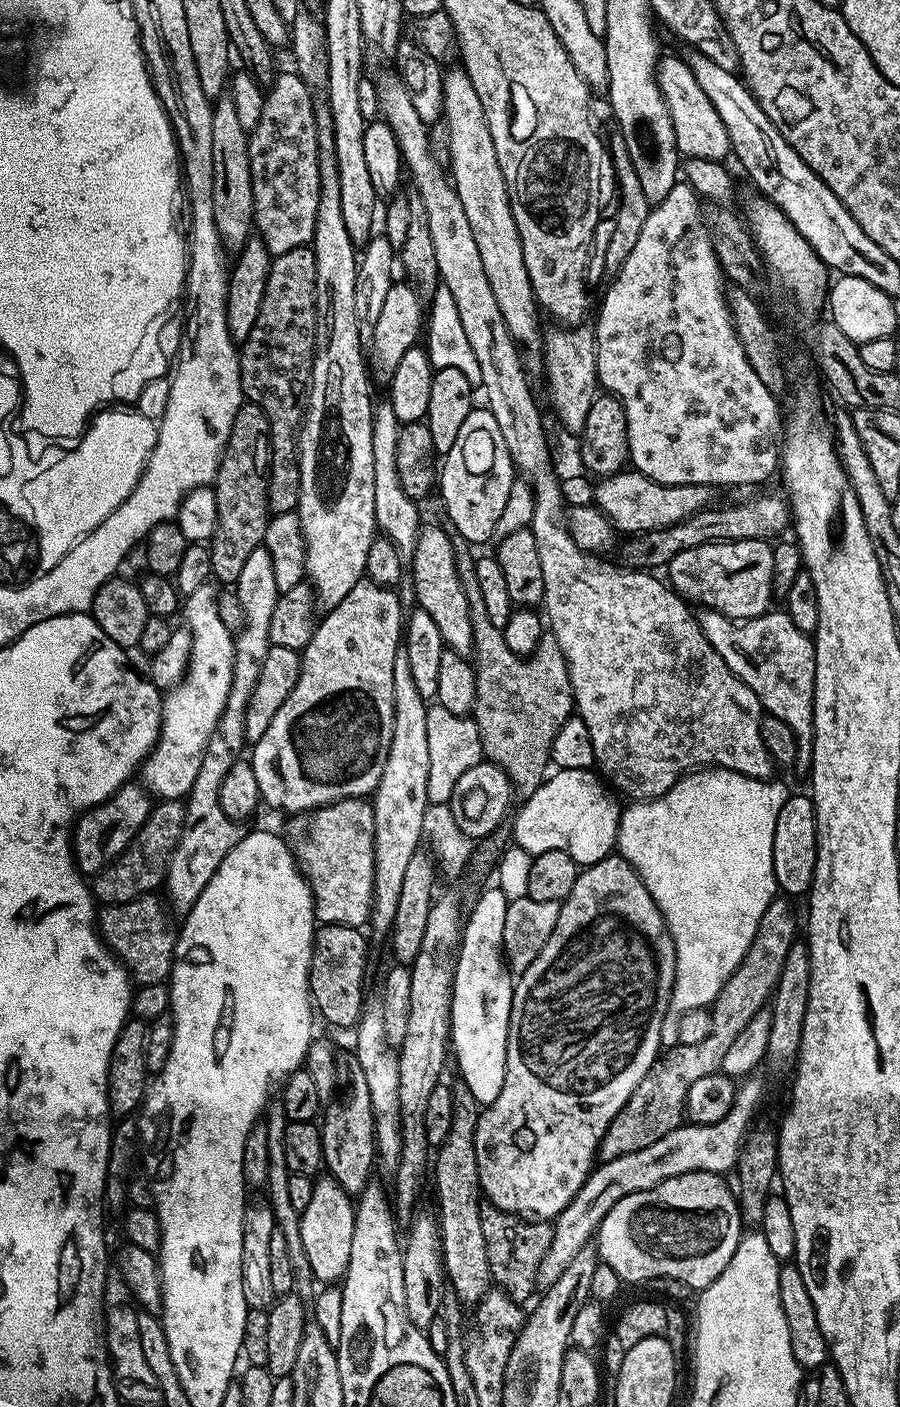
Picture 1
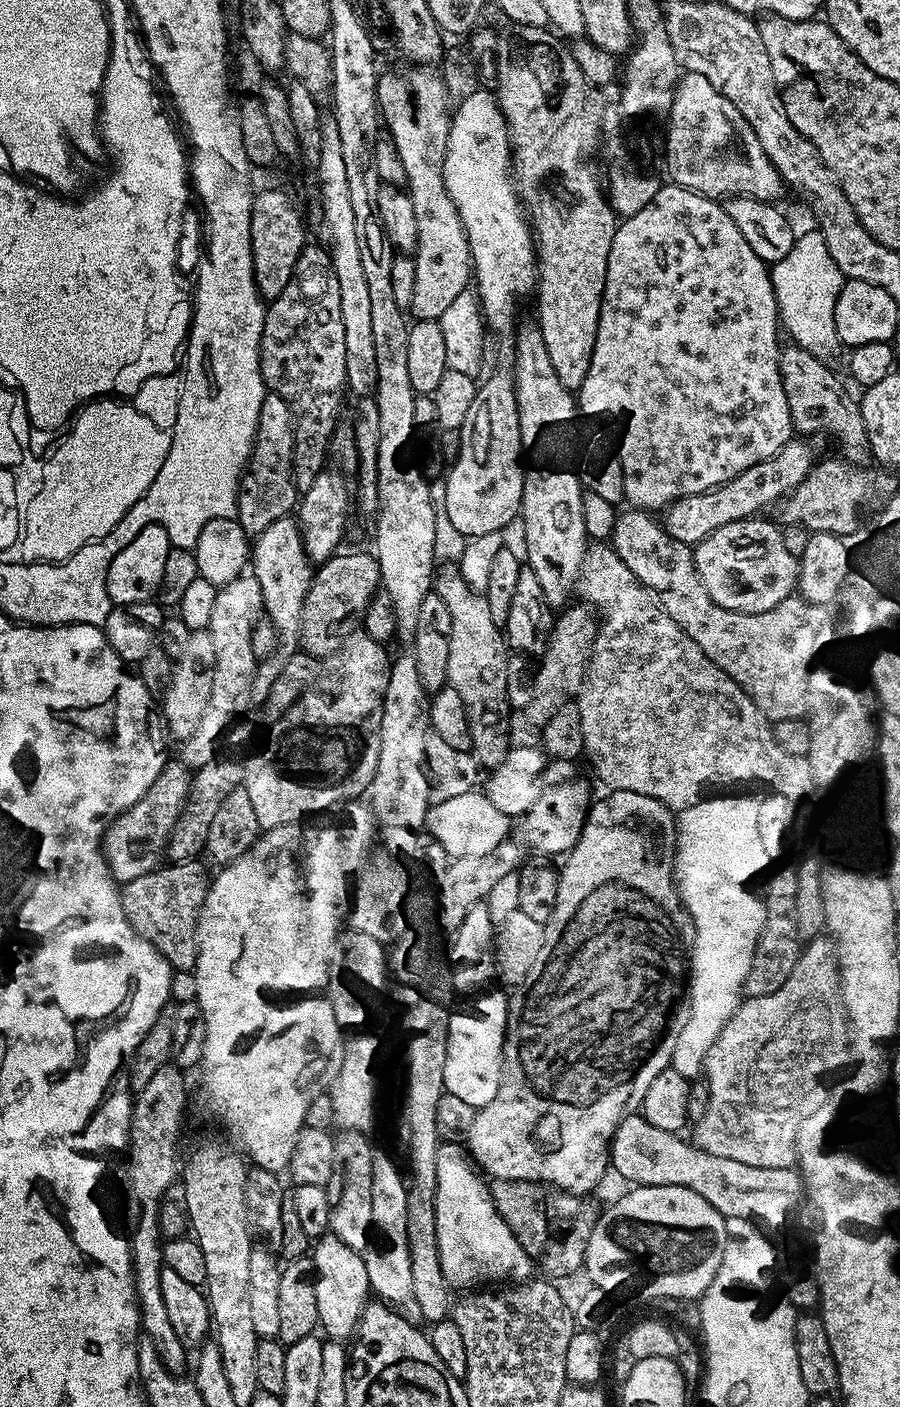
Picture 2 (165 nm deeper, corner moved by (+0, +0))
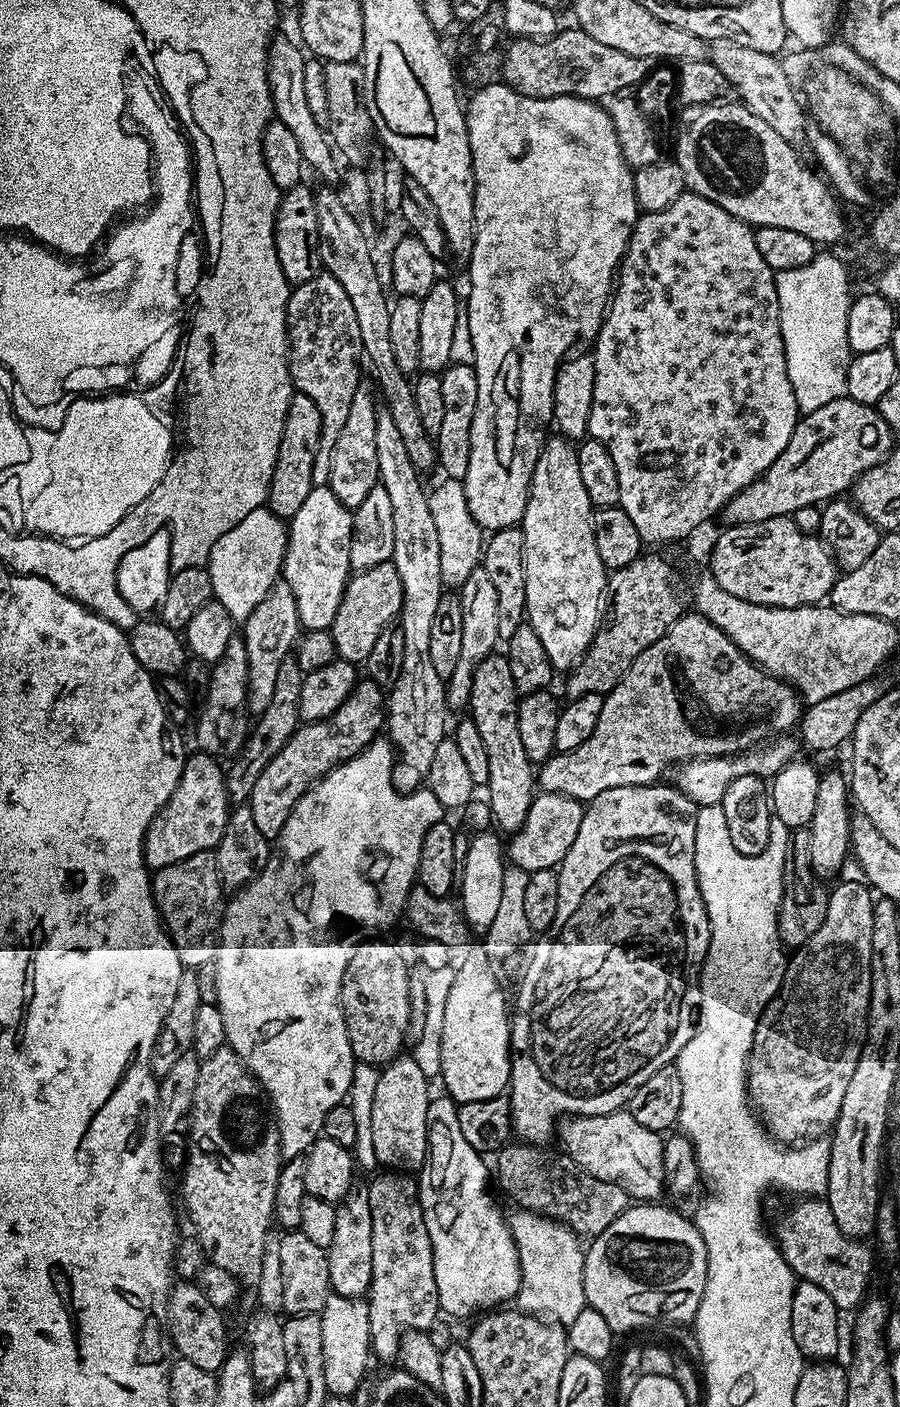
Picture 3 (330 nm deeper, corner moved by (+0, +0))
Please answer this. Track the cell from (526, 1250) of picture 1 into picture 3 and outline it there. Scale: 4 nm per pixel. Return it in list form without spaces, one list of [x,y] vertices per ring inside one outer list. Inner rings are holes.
[[[509,1142],[500,1149],[495,1157],[494,1180],[500,1183],[500,1188],[516,1203],[517,1209],[526,1212],[537,1212],[540,1216],[547,1216],[549,1220],[558,1220],[565,1224],[570,1231],[581,1238],[591,1238],[602,1234],[618,1214],[622,1214],[630,1207],[630,1197],[621,1184],[606,1182],[586,1174],[563,1151],[551,1152],[551,1147],[523,1142]]]

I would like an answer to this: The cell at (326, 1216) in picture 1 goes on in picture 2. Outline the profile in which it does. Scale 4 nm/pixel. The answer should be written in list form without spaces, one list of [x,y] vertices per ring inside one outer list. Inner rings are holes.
[[[325,1234],[315,1241],[310,1259],[314,1269],[314,1295],[318,1298],[319,1327],[322,1332],[324,1328],[325,1337],[336,1342],[347,1341],[355,1333],[364,1305],[370,1300],[364,1257],[350,1250],[350,1246],[346,1246],[336,1236]]]

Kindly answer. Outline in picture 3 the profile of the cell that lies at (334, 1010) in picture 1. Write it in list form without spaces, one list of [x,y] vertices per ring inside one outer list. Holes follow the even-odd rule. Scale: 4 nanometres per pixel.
[[[373,938],[356,947],[350,954],[346,974],[342,974],[340,1005],[346,1022],[346,1034],[350,1038],[350,1050],[361,1064],[385,1066],[401,1055],[404,1035],[408,1032],[408,1019],[412,1016],[412,980],[408,977],[408,964],[404,956],[384,938]]]

